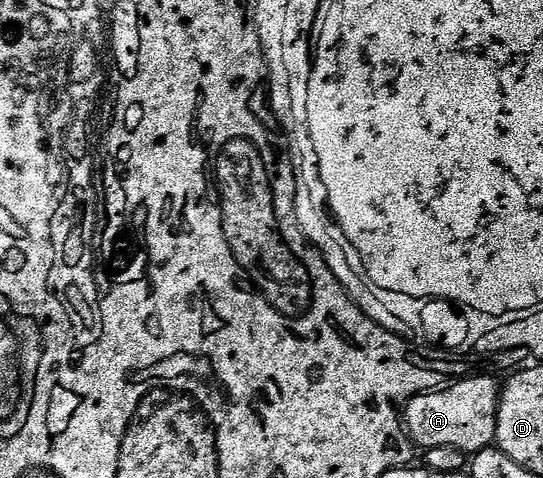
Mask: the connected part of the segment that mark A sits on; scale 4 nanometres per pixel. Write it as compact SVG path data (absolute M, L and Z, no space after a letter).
M466 376L437 388L435 392L421 392L403 405L404 431L417 449L453 448L466 454L475 454L495 445L496 409L502 391L501 381L496 381L492 376Z

